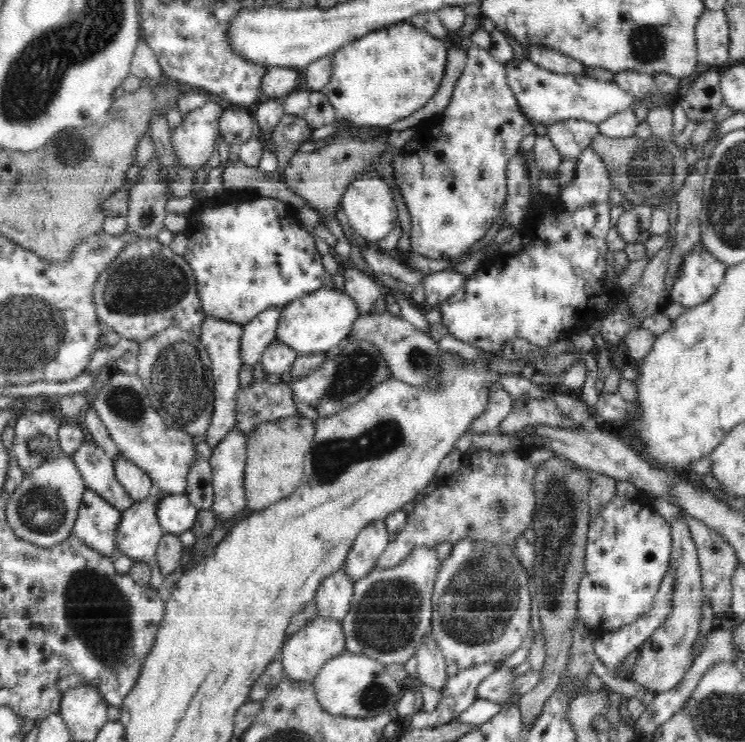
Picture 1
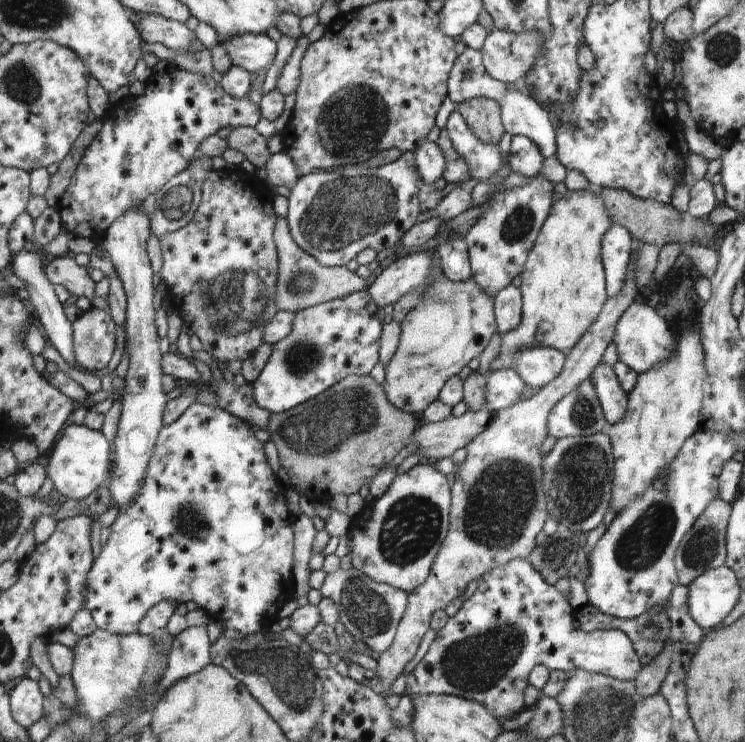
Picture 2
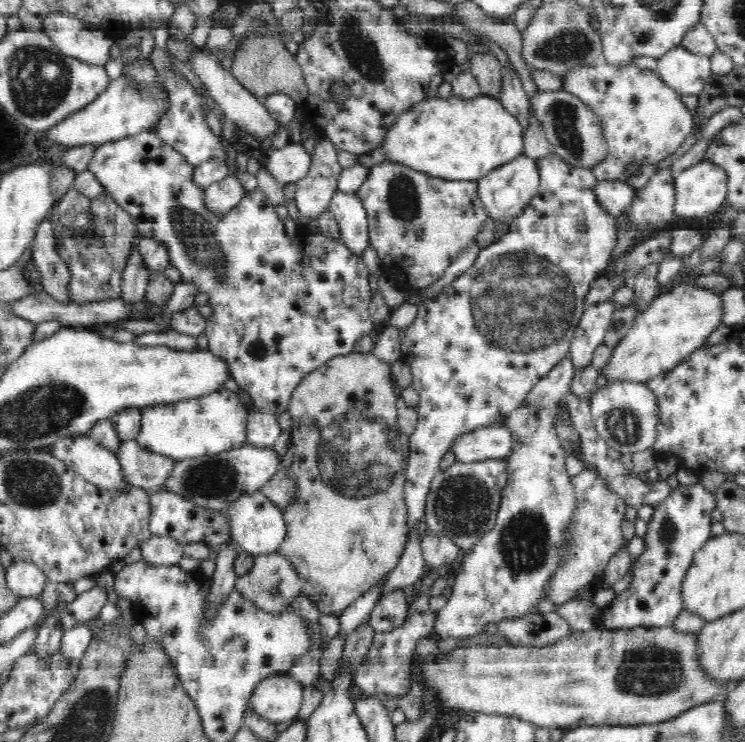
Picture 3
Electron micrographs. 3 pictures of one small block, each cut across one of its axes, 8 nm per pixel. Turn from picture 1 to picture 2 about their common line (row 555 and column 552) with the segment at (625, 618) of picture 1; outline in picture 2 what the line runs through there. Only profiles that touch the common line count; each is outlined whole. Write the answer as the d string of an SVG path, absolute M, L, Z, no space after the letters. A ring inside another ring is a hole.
M516 558L510 563L492 568L481 580L477 581L476 589L468 597L464 598L461 608L454 616L450 616L444 624L442 630L436 632L436 638L431 643L426 655L414 670L408 673L406 678L405 694L412 696L426 696L431 694L436 695L454 695L464 697L466 700L473 700L478 704L483 704L484 708L489 709L497 719L510 720L516 717L525 707L524 691L530 682L531 671L539 665L544 665L550 671L562 671L564 674L570 673L573 668L579 668L591 673L600 673L608 677L625 680L628 682L634 681L639 676L639 672L643 670L643 665L638 660L639 655L635 652L635 647L632 647L631 639L627 633L618 629L596 629L590 632L583 630L574 630L572 628L572 618L570 618L570 604L566 602L566 598L560 594L560 591L554 586L548 586L546 581L536 572L536 569L530 564L528 559Z

